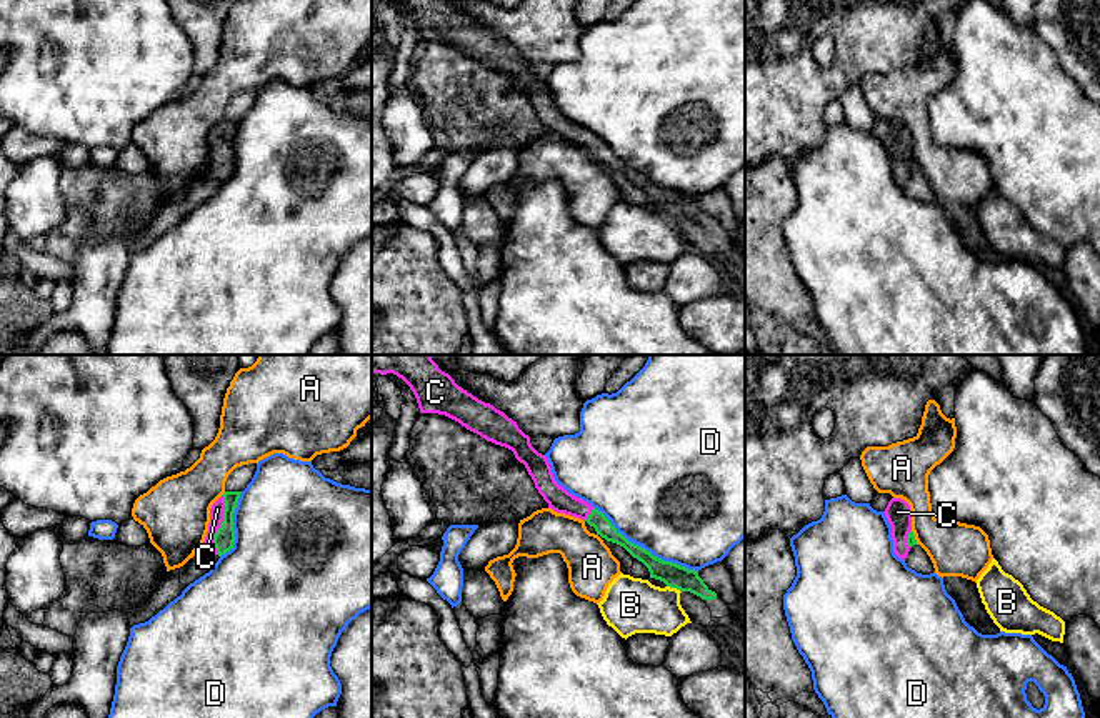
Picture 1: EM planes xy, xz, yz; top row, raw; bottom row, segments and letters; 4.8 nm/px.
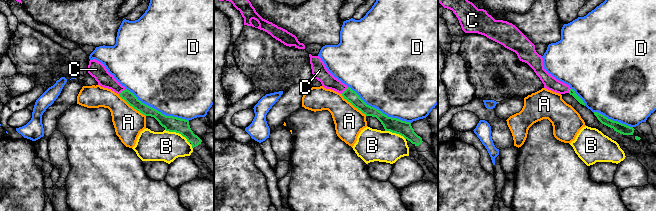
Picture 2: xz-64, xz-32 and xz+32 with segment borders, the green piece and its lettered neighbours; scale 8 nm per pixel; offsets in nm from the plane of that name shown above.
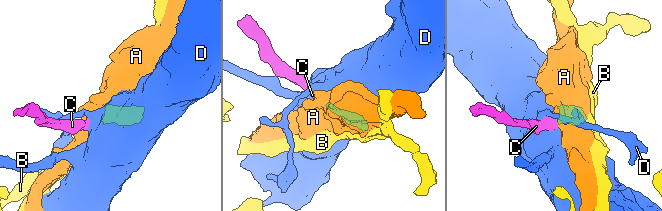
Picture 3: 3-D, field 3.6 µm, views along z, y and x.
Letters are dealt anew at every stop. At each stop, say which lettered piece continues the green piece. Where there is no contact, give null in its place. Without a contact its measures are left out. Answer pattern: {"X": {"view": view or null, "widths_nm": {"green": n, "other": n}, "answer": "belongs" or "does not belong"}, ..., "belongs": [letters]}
{"A": {"view": "xy", "widths_nm": {"green": 100, "other": 320}, "answer": "does not belong"}, "B": {"view": "xz", "widths_nm": {"green": 120, "other": 280}, "answer": "does not belong"}, "C": {"view": "xy", "widths_nm": {"green": 100, "other": 70}, "answer": "belongs"}, "D": {"view": "xz", "widths_nm": {"green": 120, "other": 500}, "answer": "does not belong"}, "belongs": ["C"]}

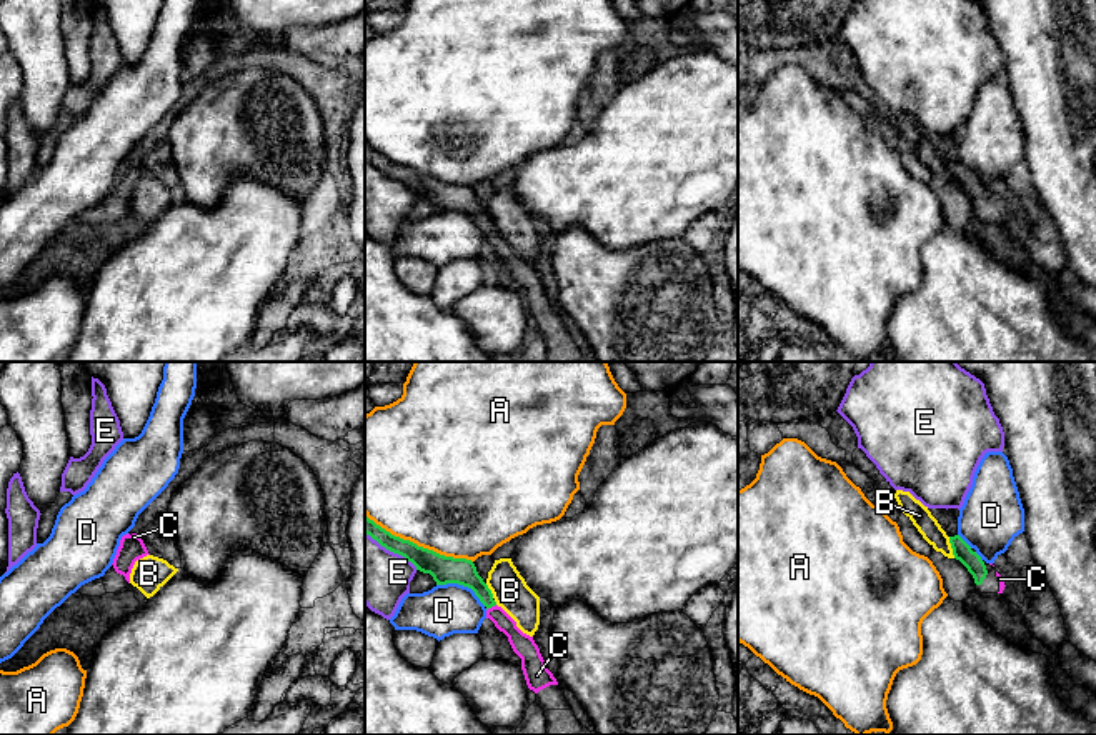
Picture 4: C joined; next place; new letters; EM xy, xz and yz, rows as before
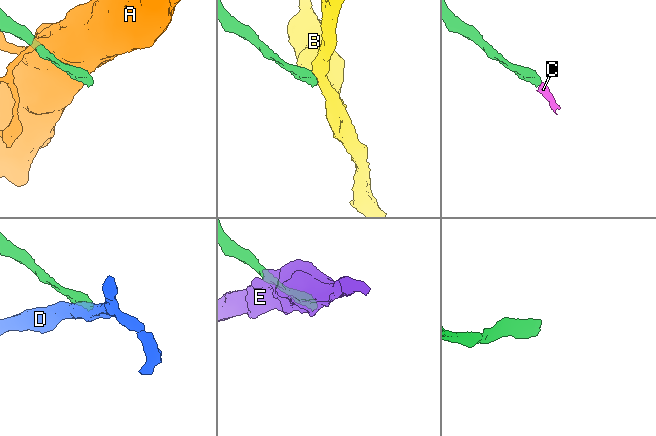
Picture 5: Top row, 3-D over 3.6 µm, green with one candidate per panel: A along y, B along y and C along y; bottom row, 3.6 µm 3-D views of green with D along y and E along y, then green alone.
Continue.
{"A": {"view": "xz", "widths_nm": {"green": 130, "other": 480}, "answer": "does not belong"}, "B": {"view": "yz", "widths_nm": {"green": 90, "other": 100}, "answer": "does not belong"}, "C": {"view": "xz", "widths_nm": {"green": 130, "other": 110}, "answer": "belongs"}, "D": {"view": "xz", "widths_nm": {"green": 130, "other": 240}, "answer": "does not belong"}, "E": {"view": "xz", "widths_nm": {"green": 120, "other": 300}, "answer": "does not belong"}, "belongs": ["C"]}

